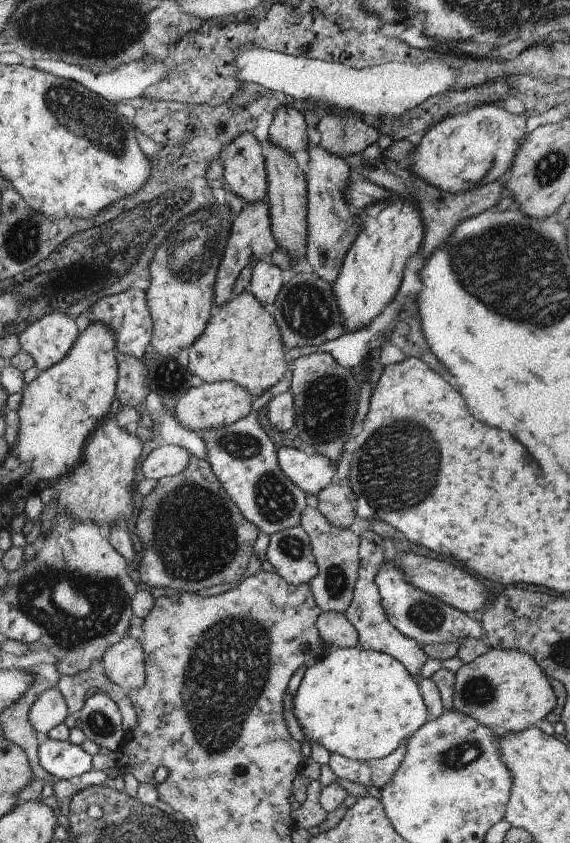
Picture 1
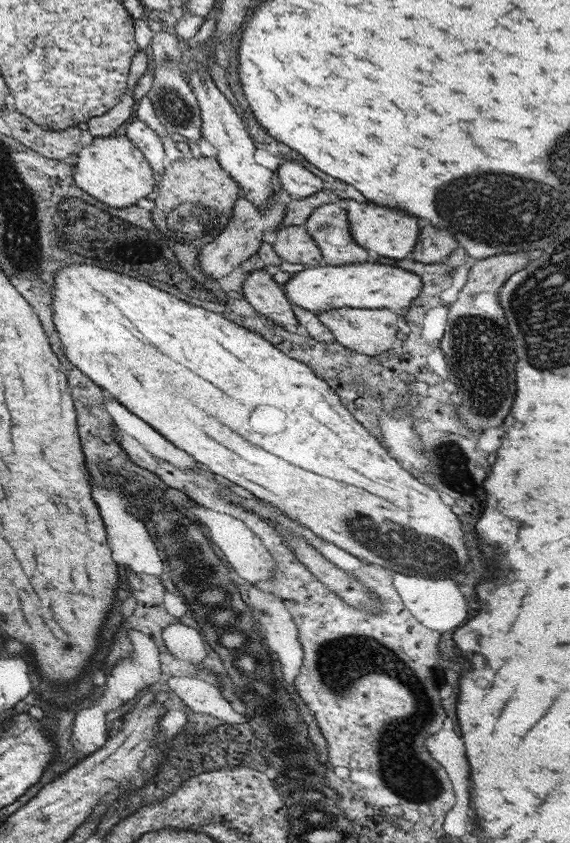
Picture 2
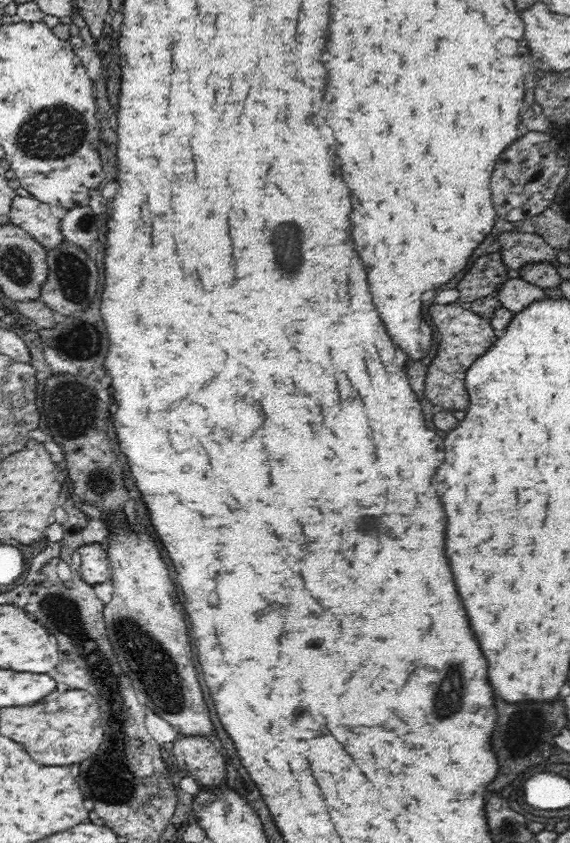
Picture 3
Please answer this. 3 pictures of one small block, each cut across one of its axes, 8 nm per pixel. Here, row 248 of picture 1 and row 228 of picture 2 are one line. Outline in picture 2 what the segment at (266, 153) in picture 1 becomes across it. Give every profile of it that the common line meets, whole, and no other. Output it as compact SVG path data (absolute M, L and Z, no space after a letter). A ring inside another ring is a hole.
M283 226L275 230L273 250L283 262L291 264L307 264L309 268L317 268L323 264L321 252L315 240L307 234L305 226Z

